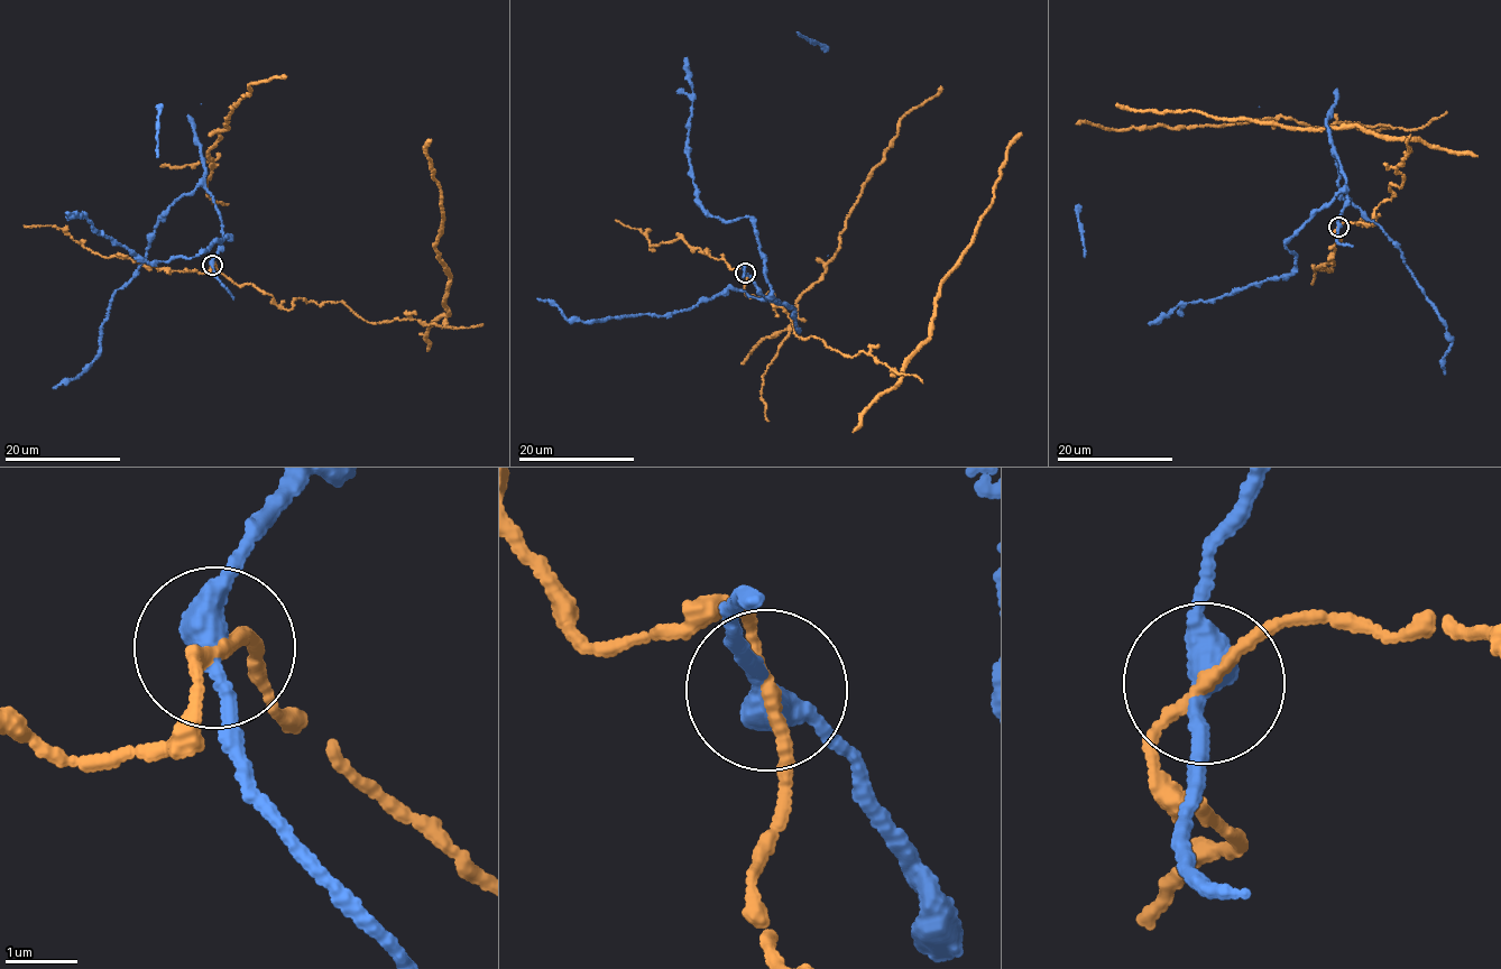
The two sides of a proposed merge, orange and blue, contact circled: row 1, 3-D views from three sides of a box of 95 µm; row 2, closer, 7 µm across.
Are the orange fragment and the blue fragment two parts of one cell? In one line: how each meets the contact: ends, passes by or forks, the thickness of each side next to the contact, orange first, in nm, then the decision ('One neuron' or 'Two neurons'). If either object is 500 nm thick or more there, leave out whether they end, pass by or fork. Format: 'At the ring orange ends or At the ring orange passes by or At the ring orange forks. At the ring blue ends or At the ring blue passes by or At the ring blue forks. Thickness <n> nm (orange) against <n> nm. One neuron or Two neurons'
At the ring orange passes by. At the ring blue passes by. Thickness 150 nm (orange) against 360 nm. Two neurons

